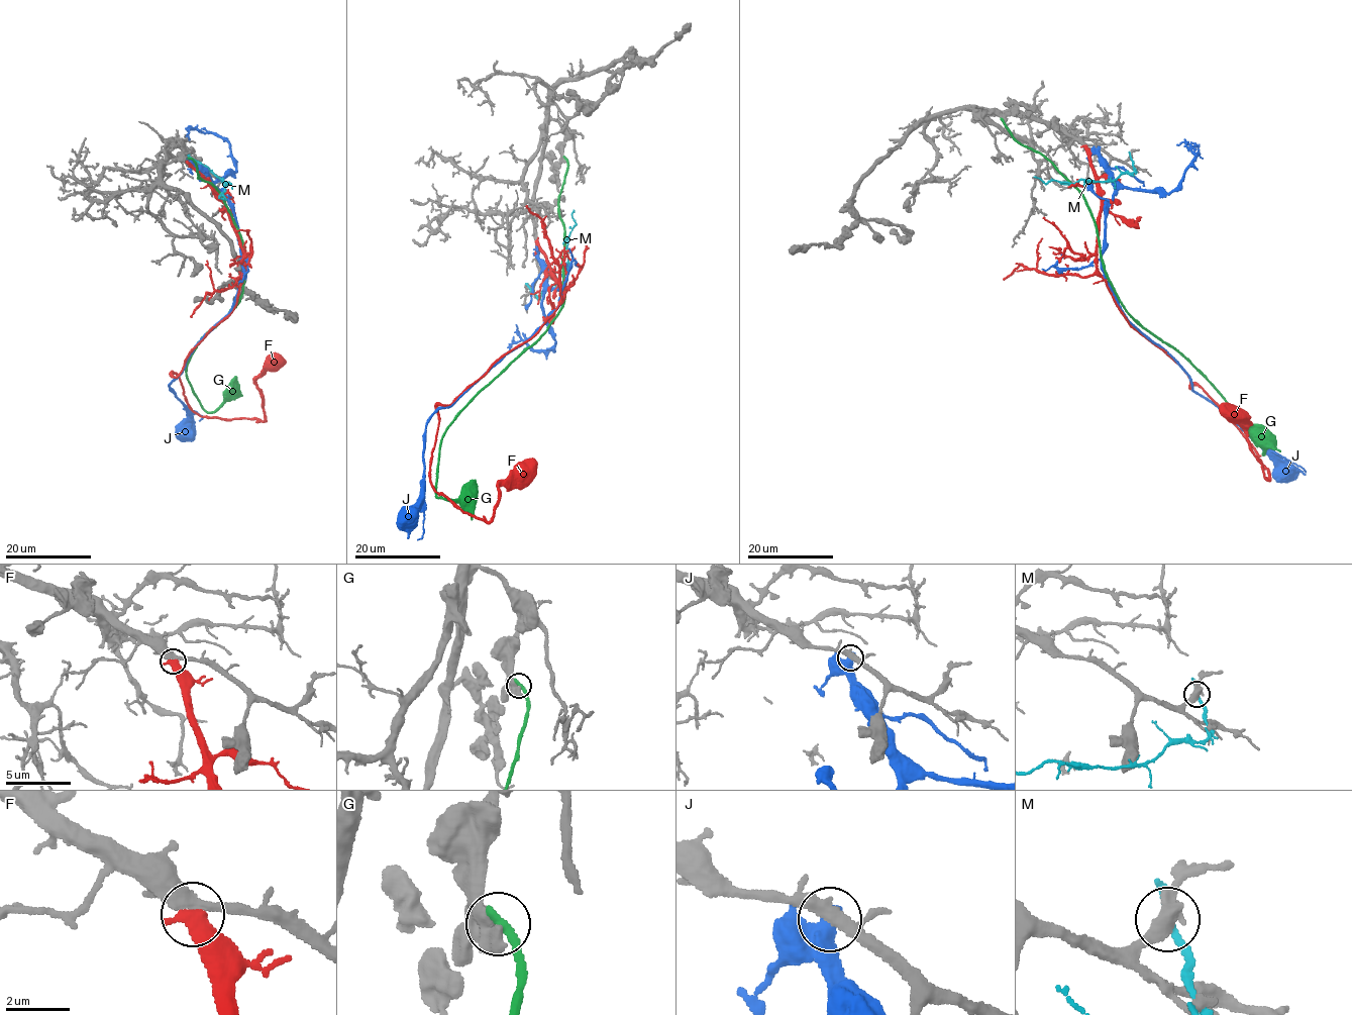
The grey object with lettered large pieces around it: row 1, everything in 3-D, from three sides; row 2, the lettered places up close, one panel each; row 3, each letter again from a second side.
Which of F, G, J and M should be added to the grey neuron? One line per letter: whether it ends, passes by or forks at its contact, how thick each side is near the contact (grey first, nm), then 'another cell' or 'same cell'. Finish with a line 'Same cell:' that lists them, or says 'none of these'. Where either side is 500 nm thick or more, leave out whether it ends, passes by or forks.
F: 360/550 nm | same cell
G: 600/320 nm | another cell
J: 280/650 nm | another cell
M: it passes by | 480/180 nm | another cell
Same cell: F

